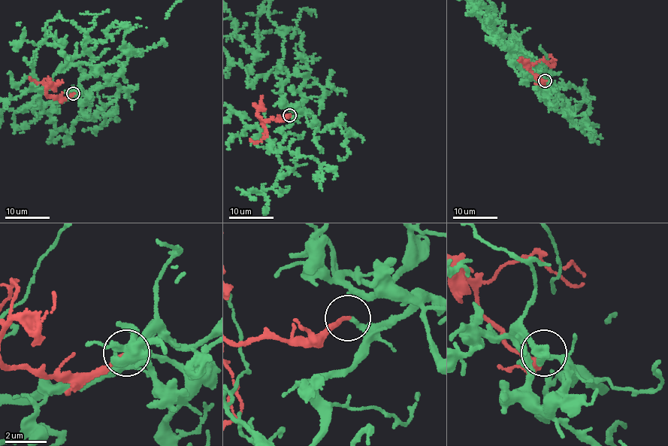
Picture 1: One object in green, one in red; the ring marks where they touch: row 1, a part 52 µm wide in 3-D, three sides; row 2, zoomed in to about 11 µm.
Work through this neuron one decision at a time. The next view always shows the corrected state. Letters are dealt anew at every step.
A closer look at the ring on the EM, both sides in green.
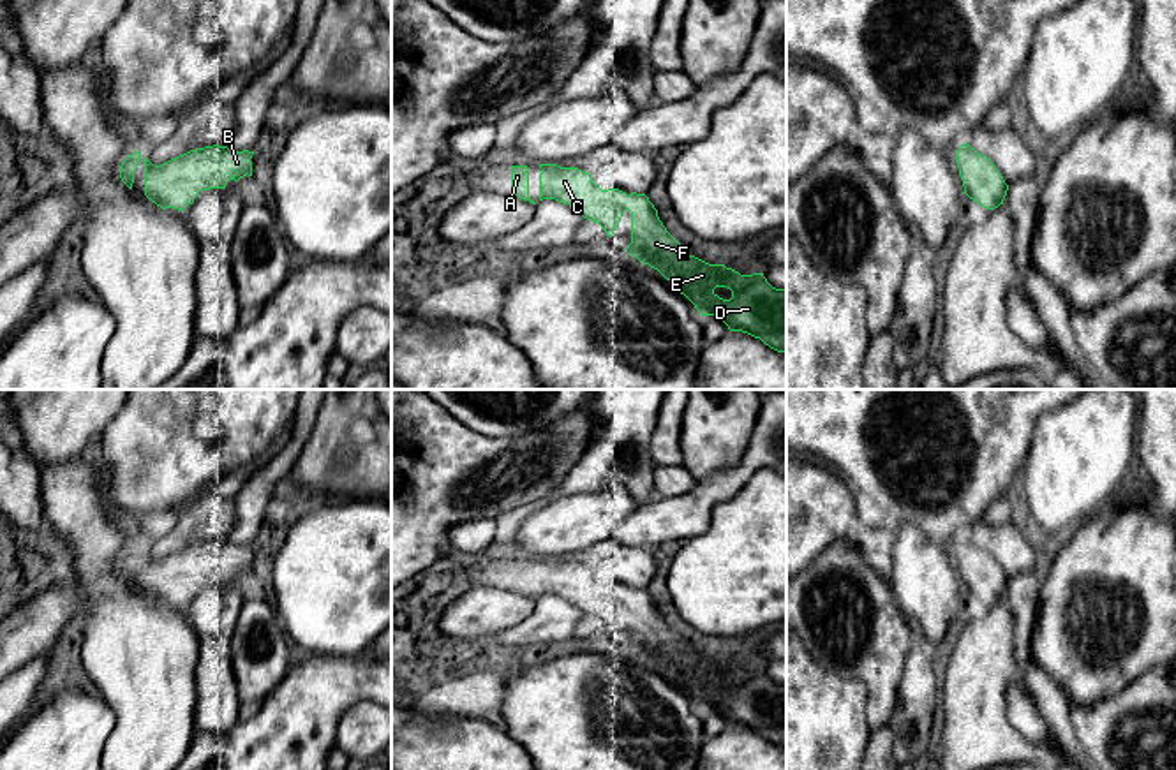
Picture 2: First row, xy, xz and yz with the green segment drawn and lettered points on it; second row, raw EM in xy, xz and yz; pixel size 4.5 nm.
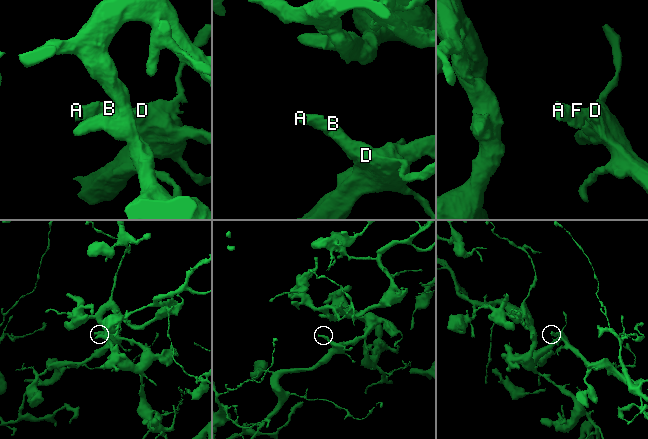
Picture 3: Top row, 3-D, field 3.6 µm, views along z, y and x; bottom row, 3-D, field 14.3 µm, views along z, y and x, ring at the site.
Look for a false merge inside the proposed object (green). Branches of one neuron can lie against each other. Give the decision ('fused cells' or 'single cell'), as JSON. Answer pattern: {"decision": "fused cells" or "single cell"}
{"decision": "single cell"}

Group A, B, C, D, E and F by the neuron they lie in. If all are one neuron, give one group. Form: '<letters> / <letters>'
A B C D E F

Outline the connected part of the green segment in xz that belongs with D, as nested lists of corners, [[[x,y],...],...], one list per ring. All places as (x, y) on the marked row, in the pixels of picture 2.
[[[540,164],[540,169],[540,201],[555,199],[573,206],[584,218],[598,222],[607,236],[614,234],[629,210],[629,255],[658,270],[702,315],[716,315],[730,331],[760,338],[778,352],[786,351],[786,289],[772,287],[763,273],[741,275],[686,254],[645,194],[601,190],[578,167]]]

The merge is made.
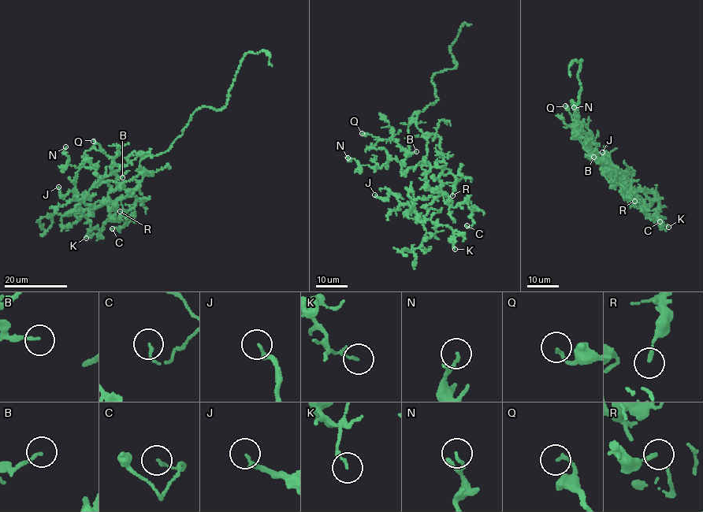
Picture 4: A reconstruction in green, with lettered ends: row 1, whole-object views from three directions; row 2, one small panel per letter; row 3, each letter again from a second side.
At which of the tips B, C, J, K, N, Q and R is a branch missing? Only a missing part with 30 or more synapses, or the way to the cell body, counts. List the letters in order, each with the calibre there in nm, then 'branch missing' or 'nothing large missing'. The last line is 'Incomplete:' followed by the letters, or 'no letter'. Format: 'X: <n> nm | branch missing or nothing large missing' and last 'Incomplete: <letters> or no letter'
B: 120 nm | nothing large missing
C: 120 nm | nothing large missing
J: 220 nm | nothing large missing
K: 150 nm | nothing large missing
N: 120 nm | nothing large missing
Q: 140 nm | nothing large missing
R: 170 nm | nothing large missing
Incomplete: no letter

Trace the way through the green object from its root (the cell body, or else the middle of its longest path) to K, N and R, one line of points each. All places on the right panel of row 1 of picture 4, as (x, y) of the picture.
K: (582, 147), (610, 172), (611, 180), (626, 185), (626, 193), (636, 190), (648, 213), (668, 227)
N: (582, 147), (603, 165), (604, 160), (600, 161), (586, 146), (593, 135), (582, 131), (574, 107)
R: (582, 147), (610, 172), (611, 180), (617, 179), (622, 184), (629, 201), (634, 201)

